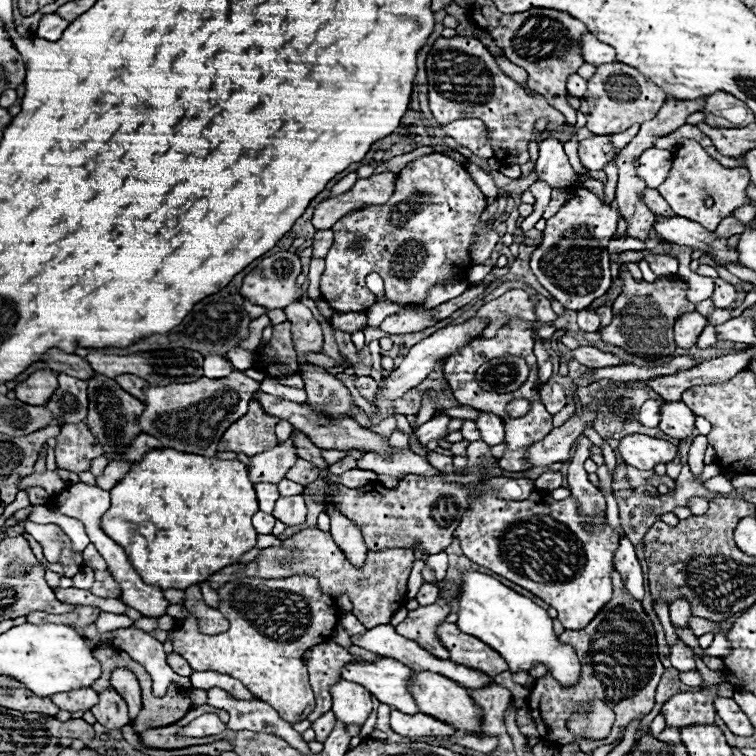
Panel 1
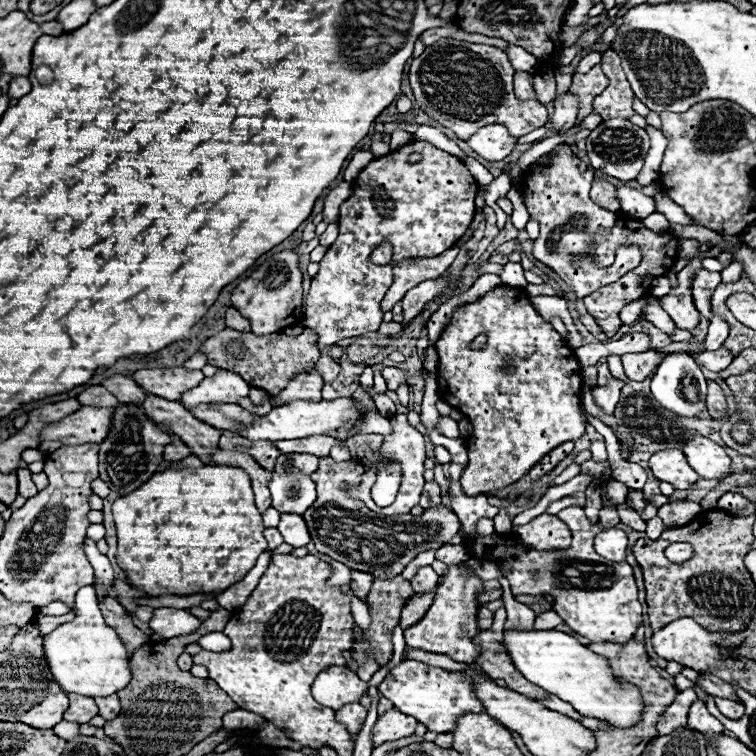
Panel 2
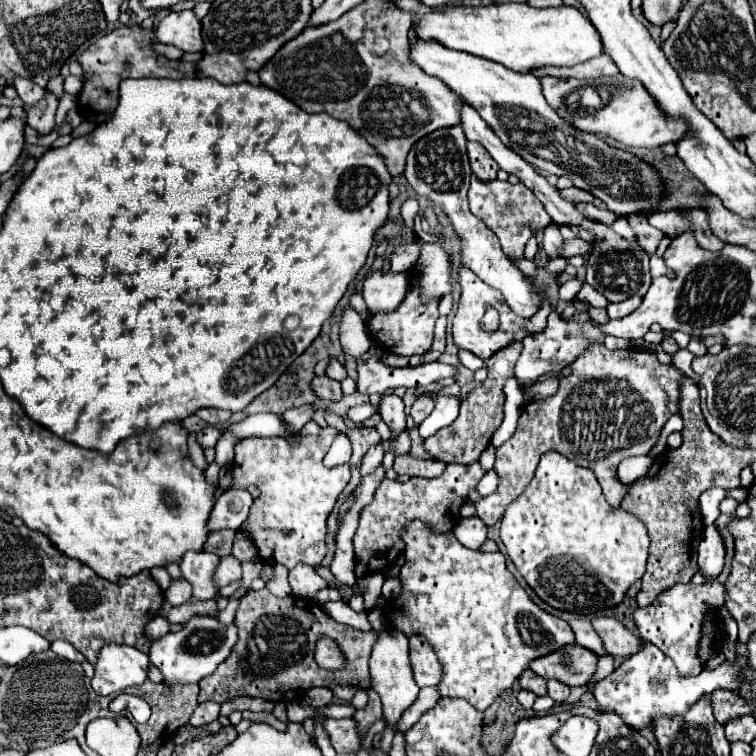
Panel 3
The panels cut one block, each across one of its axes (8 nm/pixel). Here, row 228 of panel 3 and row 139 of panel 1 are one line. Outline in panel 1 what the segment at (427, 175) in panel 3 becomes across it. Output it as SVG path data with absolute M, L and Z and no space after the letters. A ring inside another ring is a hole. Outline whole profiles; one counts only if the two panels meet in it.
M462 118L462 120L454 120L448 126L442 126L442 130L452 136L458 144L470 148L476 156L480 158L492 158L492 144L486 132L486 126L476 120L476 118Z

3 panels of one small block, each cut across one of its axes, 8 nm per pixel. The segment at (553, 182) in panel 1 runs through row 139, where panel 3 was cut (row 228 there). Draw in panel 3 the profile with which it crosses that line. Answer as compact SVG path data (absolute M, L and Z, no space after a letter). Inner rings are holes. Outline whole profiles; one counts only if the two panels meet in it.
M550 224L550 226L544 230L544 242L542 242L542 248L546 250L546 254L548 254L550 260L560 258L562 244L564 244L564 240L562 240L560 230L558 230L554 224Z

